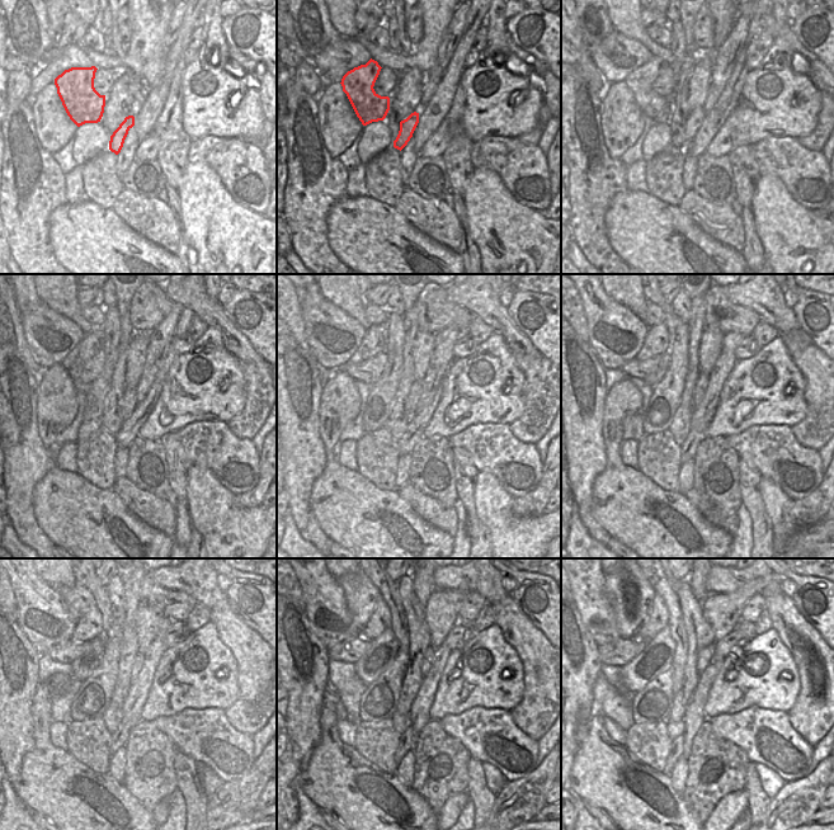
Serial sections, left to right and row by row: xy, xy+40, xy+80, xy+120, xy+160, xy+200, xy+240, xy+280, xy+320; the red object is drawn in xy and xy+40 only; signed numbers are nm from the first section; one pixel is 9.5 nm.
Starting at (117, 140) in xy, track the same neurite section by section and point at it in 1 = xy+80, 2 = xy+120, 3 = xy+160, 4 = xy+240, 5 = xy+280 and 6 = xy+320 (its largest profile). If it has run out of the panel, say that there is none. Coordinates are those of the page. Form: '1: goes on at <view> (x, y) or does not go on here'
1: goes on at xy+80 (694, 119)
2: goes on at xy+120 (127, 404)
3: goes on at xy+160 (416, 387)
4: goes on at xy+240 (137, 664)
5: goes on at xy+280 (424, 668)
6: goes on at xy+320 (706, 655)

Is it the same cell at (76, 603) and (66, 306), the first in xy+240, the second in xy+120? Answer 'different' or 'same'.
different

